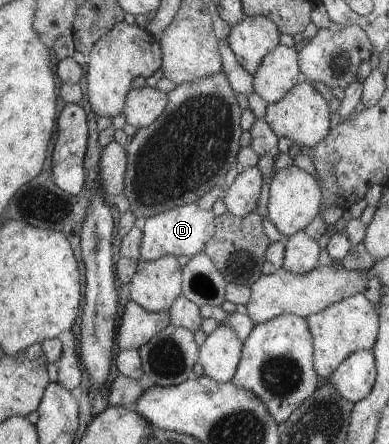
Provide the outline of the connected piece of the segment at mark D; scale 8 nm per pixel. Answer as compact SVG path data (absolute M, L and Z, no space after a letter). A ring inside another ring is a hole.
M196 202L146 218L140 240L139 259L151 262L167 255L178 257L185 254L191 258L201 254L207 242L216 234L215 224L213 211L199 208Z

